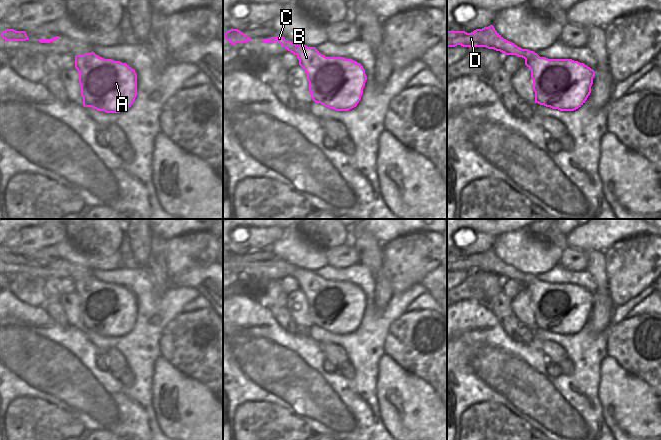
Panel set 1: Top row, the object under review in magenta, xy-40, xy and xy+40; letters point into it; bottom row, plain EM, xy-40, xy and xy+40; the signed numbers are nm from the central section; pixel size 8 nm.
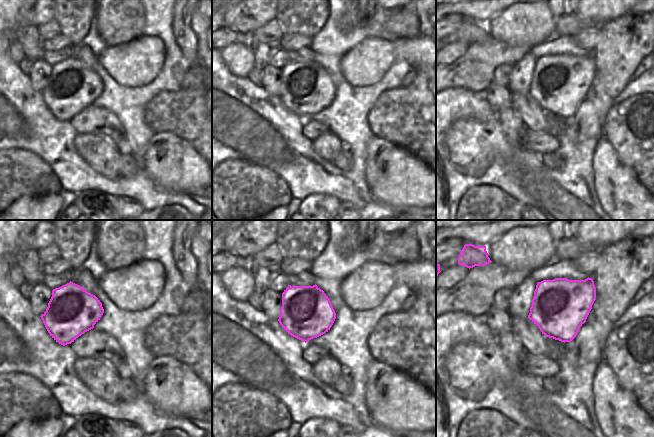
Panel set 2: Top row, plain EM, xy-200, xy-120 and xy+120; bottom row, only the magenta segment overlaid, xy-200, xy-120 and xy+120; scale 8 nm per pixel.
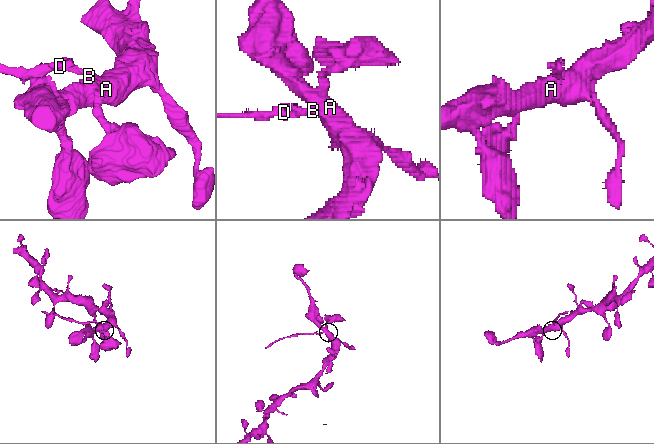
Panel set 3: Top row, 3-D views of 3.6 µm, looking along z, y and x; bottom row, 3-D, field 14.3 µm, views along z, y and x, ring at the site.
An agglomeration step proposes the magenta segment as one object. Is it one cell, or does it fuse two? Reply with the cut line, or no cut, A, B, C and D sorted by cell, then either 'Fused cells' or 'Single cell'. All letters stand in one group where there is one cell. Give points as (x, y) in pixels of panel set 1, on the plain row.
Split along xy (297, 269), (287, 273). Groups: A B / C D. Fused cells.

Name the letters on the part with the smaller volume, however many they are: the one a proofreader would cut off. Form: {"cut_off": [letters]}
{"cut_off": ["C", "D"]}

